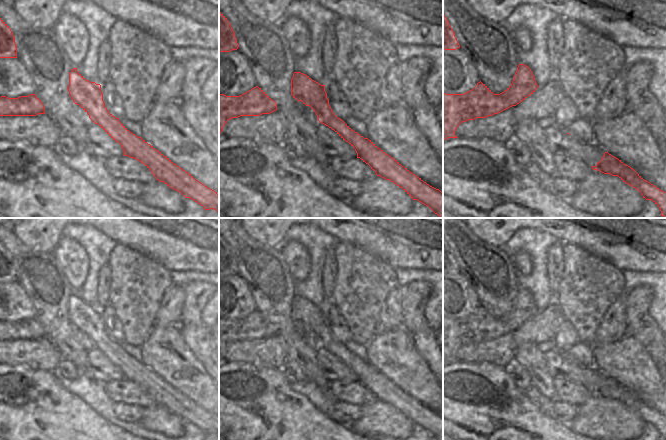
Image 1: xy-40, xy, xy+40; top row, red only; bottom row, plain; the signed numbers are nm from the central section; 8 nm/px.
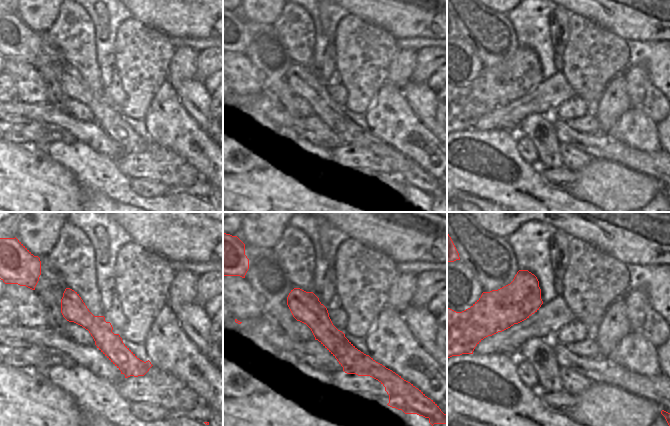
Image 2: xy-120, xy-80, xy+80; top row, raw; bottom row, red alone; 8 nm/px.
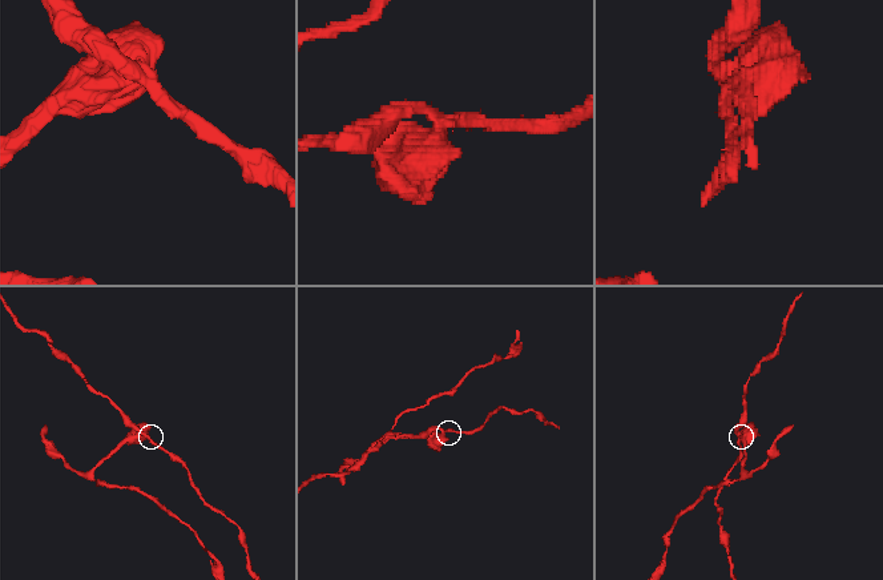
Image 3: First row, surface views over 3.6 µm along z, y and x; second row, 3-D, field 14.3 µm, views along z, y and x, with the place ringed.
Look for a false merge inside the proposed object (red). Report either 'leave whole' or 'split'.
split

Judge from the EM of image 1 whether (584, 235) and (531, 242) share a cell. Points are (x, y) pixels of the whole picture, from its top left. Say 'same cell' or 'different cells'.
different cells

